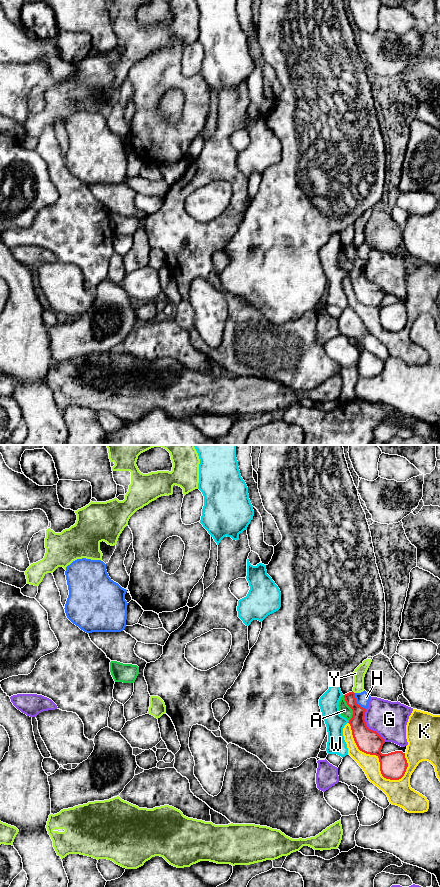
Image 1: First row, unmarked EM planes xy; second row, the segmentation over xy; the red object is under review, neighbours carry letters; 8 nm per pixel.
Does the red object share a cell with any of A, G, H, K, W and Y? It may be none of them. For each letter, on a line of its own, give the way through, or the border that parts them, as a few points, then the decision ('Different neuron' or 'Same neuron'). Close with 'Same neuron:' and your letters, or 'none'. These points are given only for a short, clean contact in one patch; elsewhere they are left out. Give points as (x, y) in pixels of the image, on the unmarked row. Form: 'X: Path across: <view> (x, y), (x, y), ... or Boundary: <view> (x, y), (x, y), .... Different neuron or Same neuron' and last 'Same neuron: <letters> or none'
A: Boundary: xy (343, 247), (346, 256), (352, 263), (352, 269), (349, 272). Different neuron
G: Different neuron
H: Different neuron
K: Different neuron
W: Different neuron
Y: Different neuron
Same neuron: none

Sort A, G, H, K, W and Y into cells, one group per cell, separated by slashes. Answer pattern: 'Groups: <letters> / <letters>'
Groups: A / G / H / K / W / Y

